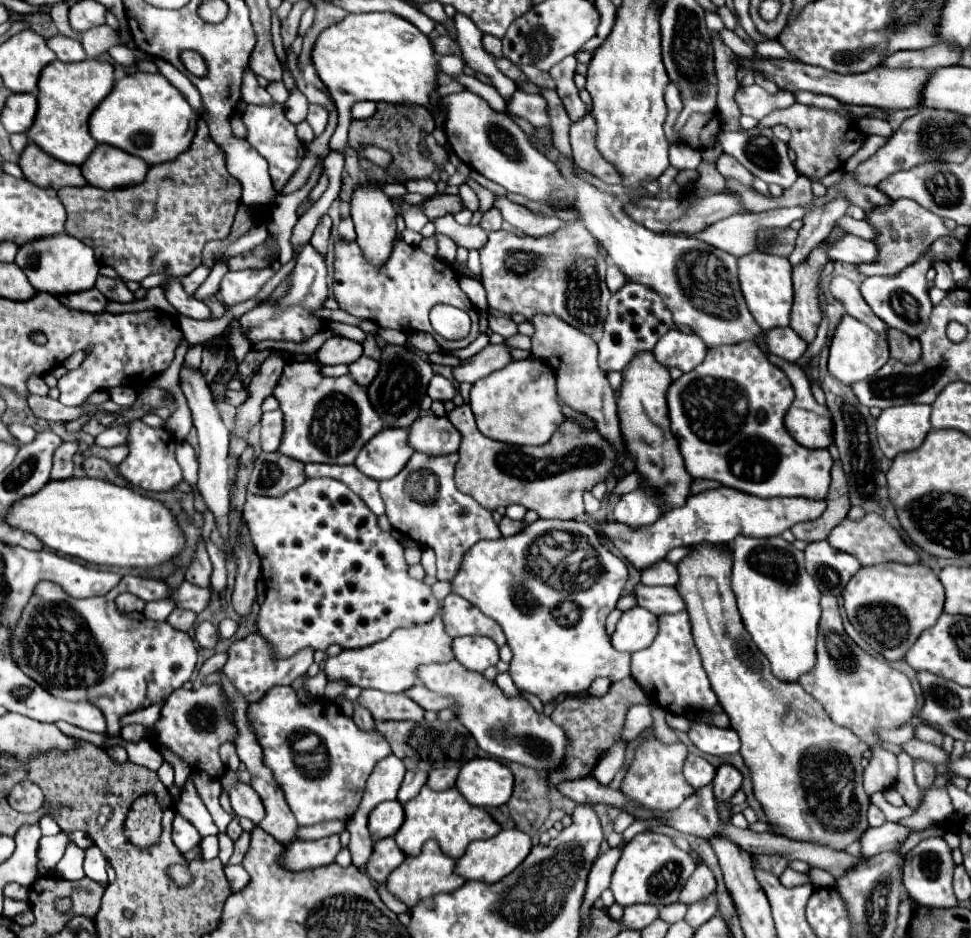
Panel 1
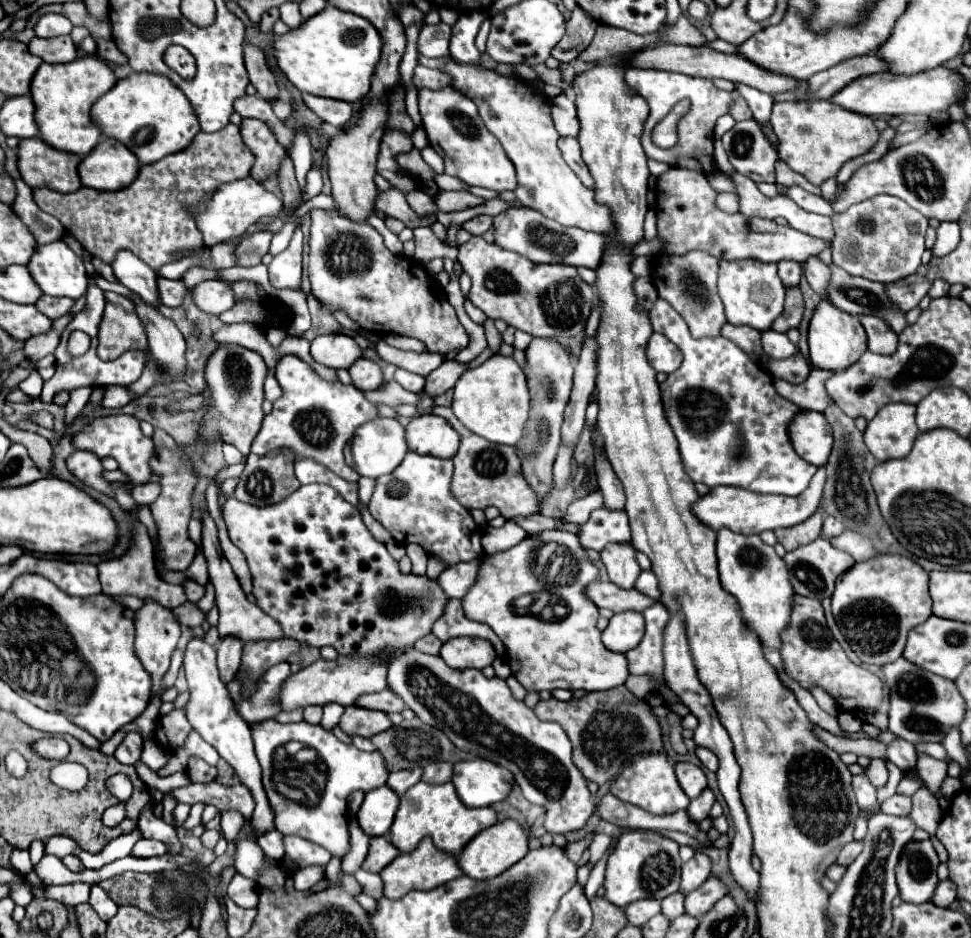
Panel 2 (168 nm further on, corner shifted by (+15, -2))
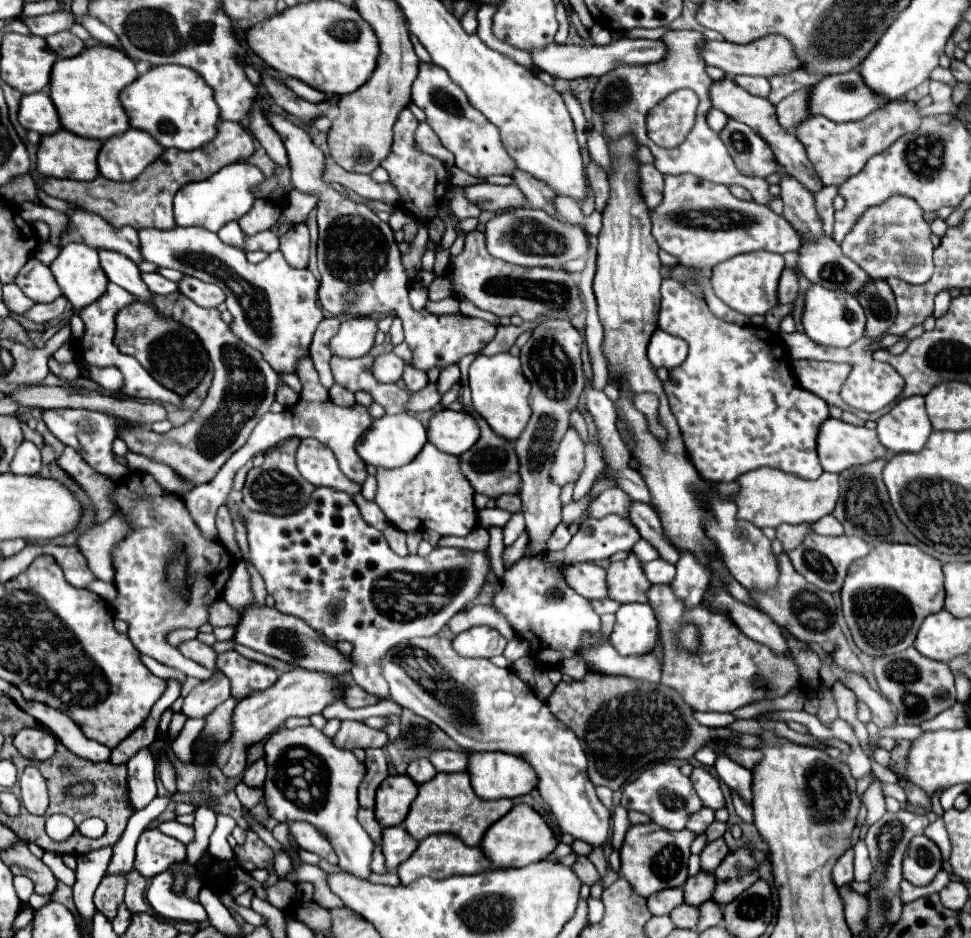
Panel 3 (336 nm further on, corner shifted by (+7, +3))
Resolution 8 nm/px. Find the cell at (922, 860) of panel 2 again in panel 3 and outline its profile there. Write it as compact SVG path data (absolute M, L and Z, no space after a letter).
M915 836L903 860L903 878L915 886L927 886L941 870L941 850L927 836Z

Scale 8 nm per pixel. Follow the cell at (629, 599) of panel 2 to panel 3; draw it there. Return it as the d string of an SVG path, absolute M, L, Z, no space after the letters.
M577 562L565 568L565 580L567 584L581 596L589 600L603 600L607 598L607 580L605 580L605 568L593 564L593 562Z

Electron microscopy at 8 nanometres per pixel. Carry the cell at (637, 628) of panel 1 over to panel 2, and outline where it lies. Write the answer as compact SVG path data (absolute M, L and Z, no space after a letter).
M623 611L611 617L603 631L603 645L615 653L627 653L637 647L645 633L645 619L637 611Z

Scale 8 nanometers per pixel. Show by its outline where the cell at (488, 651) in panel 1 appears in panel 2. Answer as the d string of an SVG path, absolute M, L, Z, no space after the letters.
M457 637L449 639L441 647L441 657L453 669L483 669L497 657L493 645L481 637Z

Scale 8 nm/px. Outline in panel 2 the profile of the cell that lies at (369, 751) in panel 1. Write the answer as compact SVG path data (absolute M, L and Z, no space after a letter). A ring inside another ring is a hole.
M267 719L261 721L257 725L251 727L253 733L253 741L255 741L255 753L257 759L261 763L263 769L263 787L269 799L269 807L273 809L275 815L275 829L283 835L299 835L303 839L309 839L321 847L325 847L333 857L343 859L349 853L349 817L347 817L347 797L357 791L357 789L375 789L385 785L389 771L385 769L385 761L381 757L381 753L373 751L373 753L365 753L359 751L355 745L345 745L341 743L331 731L323 729L321 725L309 725L305 721L301 723L289 723L289 725L281 725L275 719ZM289 741L299 741L305 747L311 747L317 751L317 755L323 759L323 763L327 765L327 787L321 795L319 805L315 807L305 807L301 803L295 803L291 799L285 799L283 795L279 795L271 783L271 761L273 761L273 753L277 747L289 743Z

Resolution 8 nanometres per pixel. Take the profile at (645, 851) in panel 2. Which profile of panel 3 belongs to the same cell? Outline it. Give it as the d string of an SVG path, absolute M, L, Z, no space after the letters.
M657 824L631 826L621 846L621 876L629 880L633 892L645 898L665 888L683 886L687 880L687 860L691 854L689 846L695 838L697 834L689 832L687 828L681 832L671 832Z

